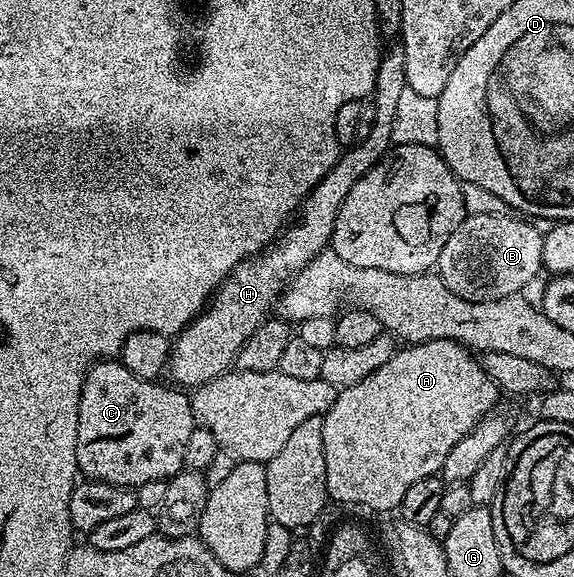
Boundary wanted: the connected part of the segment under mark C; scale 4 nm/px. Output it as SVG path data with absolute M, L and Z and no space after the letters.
M100 360L88 368L77 416L78 473L97 482L128 488L138 488L149 480L174 479L184 469L185 444L189 444L189 432L197 428L197 423L190 397L182 389L167 386L146 382L119 360Z

